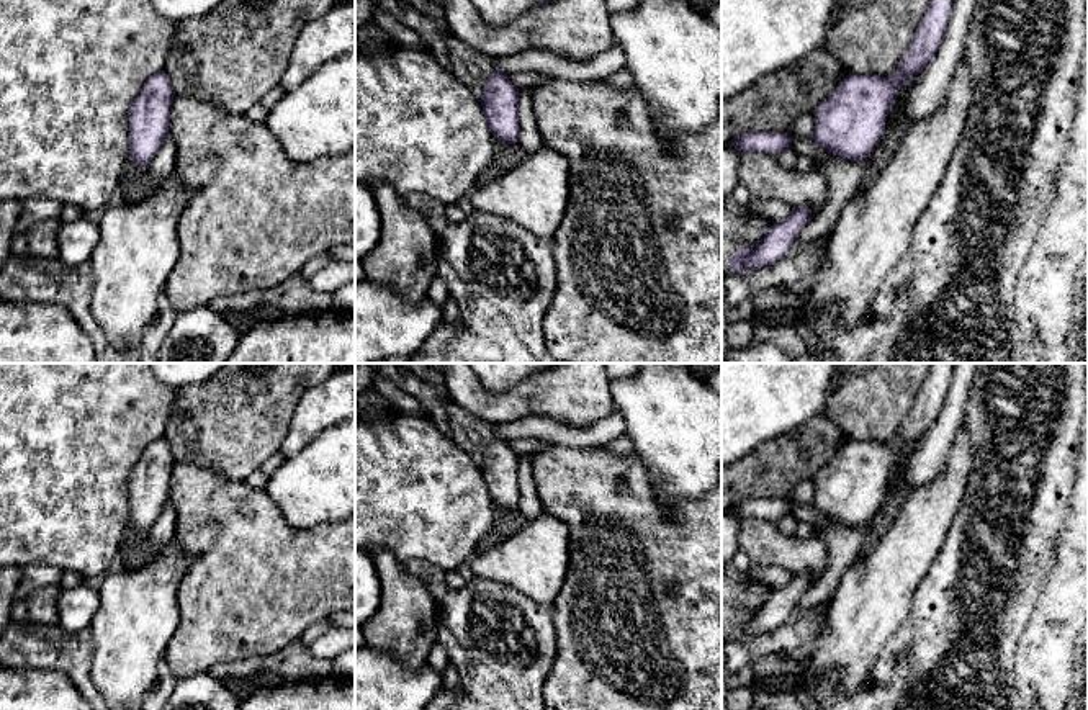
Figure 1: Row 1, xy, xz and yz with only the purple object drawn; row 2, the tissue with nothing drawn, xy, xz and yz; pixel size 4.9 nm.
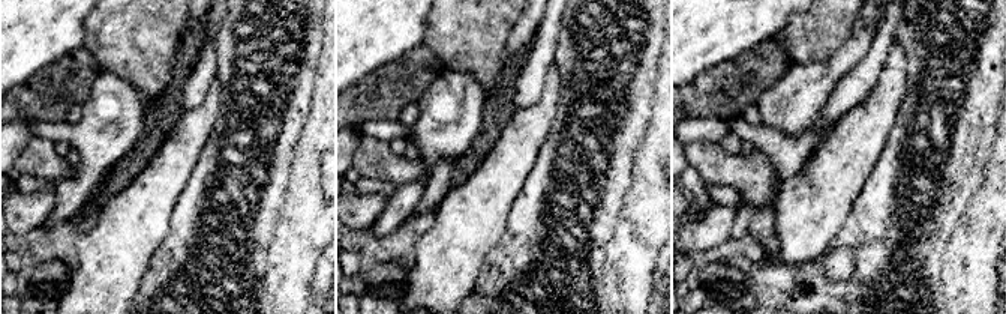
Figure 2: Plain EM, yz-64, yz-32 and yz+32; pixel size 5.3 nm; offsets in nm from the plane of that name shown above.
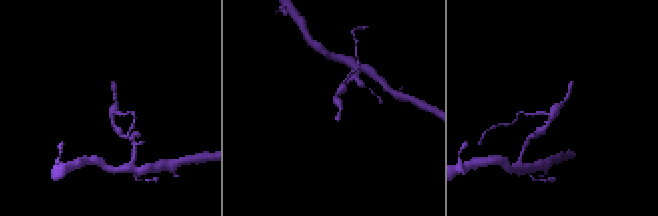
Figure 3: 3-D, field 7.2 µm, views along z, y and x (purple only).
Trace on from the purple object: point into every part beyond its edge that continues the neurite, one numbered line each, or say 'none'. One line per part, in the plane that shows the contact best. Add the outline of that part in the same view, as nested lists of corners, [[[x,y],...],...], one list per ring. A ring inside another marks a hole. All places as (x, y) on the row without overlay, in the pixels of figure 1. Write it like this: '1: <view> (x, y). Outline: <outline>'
none

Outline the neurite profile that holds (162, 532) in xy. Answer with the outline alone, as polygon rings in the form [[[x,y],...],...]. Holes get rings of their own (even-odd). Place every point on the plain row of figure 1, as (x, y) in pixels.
[[[169,501],[149,532],[155,553],[175,538],[175,527],[177,515],[172,502]]]

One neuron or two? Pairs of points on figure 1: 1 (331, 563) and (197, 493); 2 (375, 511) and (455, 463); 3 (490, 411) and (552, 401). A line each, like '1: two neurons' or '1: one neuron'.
1: one neuron
2: one neuron
3: one neuron

